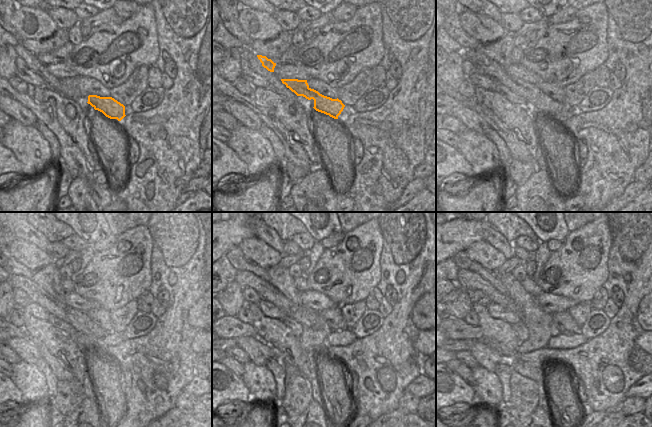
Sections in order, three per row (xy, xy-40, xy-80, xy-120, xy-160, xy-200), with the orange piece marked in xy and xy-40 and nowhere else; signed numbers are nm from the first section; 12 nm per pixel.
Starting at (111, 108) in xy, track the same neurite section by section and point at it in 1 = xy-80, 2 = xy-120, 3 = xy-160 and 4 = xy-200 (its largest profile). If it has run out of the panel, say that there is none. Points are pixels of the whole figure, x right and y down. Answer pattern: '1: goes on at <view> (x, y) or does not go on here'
1: goes on at xy-80 (486, 65)
2: goes on at xy-120 (39, 292)
3: goes on at xy-160 (267, 292)
4: goes on at xy-200 (466, 279)

